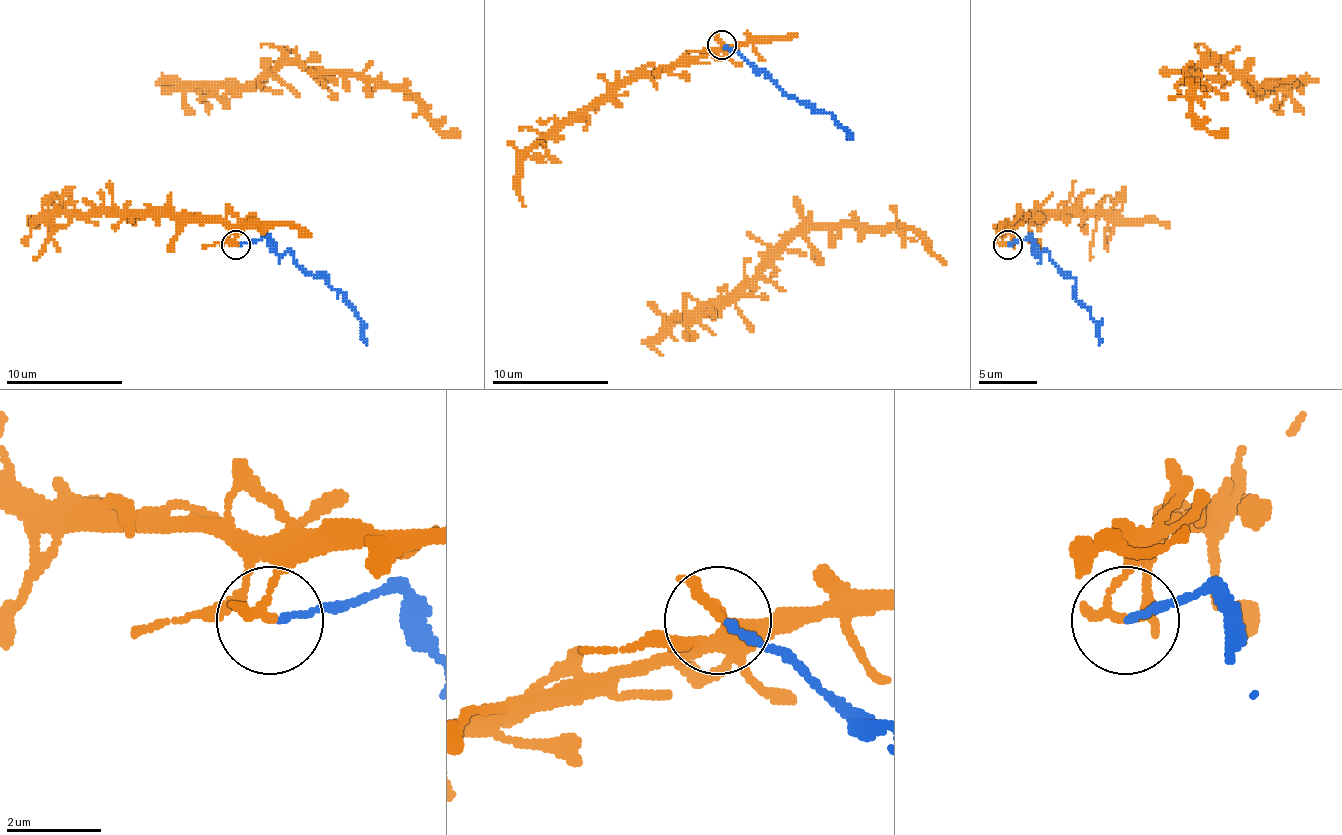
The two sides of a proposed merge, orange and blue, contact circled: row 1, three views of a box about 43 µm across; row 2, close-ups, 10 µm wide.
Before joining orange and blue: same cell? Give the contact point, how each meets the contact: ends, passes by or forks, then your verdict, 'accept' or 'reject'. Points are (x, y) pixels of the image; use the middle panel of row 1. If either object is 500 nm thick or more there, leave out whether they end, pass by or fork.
place (722, 45); orange ends; blue ends; reject

